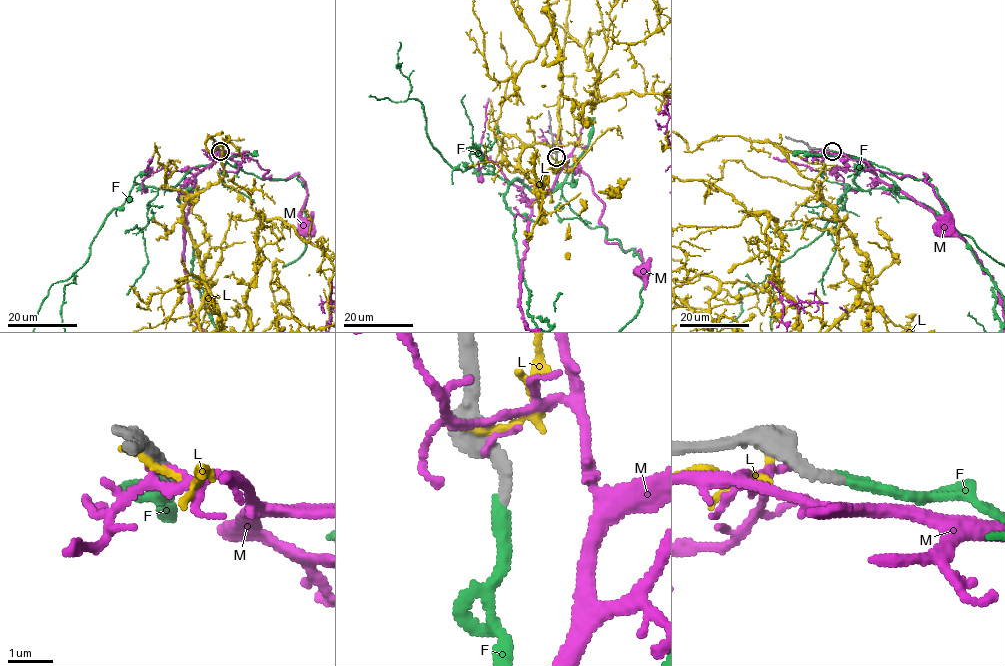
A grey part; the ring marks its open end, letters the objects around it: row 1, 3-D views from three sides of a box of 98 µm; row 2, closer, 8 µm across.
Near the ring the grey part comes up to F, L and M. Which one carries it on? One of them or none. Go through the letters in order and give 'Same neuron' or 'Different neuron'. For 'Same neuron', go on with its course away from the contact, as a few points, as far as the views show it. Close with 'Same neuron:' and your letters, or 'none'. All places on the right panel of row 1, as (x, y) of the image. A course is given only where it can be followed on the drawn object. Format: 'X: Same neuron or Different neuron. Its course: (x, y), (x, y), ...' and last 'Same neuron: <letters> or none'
F: Same neuron
L: Different neuron
M: Different neuron
Same neuron: F

